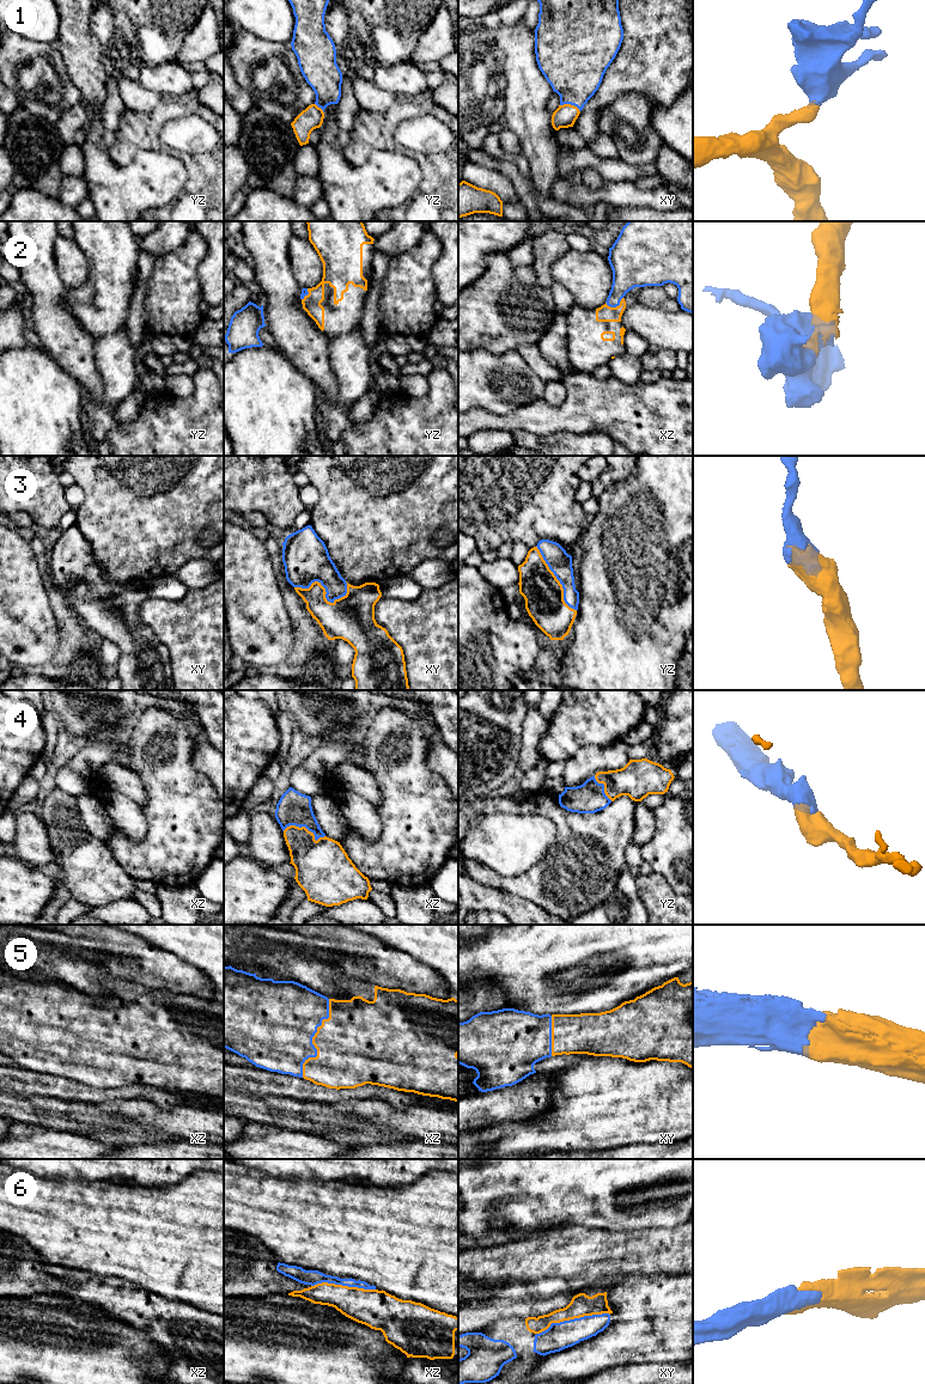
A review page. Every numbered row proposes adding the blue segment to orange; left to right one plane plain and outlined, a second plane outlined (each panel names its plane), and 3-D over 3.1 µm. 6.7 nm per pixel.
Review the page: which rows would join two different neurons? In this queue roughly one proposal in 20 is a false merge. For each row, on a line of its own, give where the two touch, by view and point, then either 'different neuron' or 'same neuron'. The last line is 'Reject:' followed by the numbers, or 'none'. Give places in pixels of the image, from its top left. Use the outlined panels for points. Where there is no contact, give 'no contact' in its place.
1: xy (570, 104) | same neuron
2: xz (616, 306) | same neuron
3: xy (324, 590) | same neuron
4: xz (304, 827) | same neuron
5: xz (312, 1040) | same neuron
6: xy (572, 1318) | same neuron
Reject: none

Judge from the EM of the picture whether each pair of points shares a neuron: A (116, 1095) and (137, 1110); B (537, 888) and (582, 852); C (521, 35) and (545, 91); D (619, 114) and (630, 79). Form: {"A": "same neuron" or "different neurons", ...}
{"A": "different neurons", "B": "same neuron", "C": "same neuron", "D": "different neurons"}

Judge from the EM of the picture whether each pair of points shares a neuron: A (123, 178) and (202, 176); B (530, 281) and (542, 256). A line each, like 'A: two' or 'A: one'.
A: two
B: two

